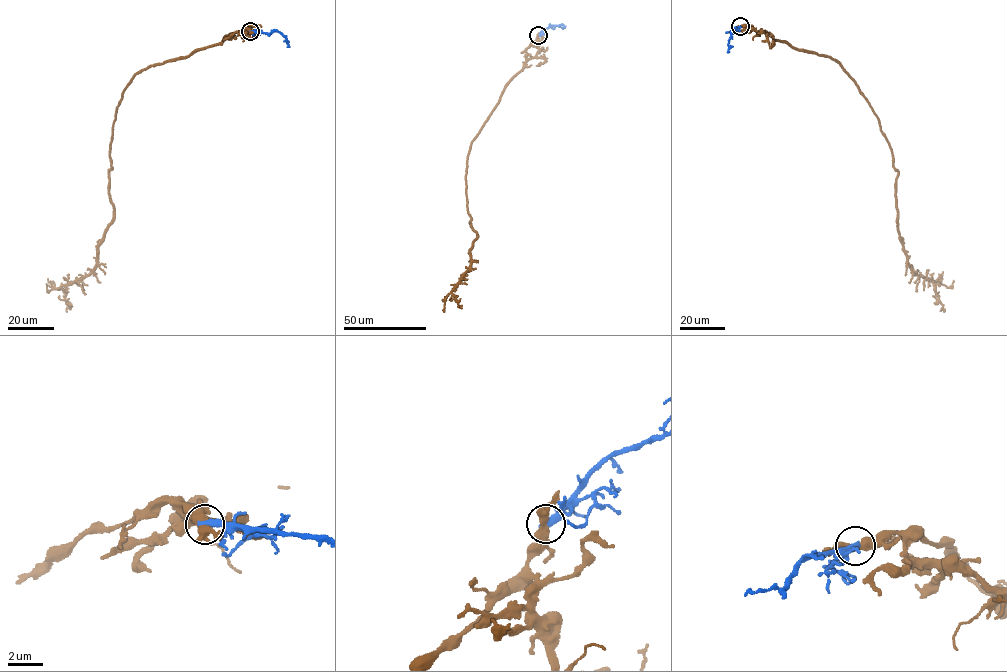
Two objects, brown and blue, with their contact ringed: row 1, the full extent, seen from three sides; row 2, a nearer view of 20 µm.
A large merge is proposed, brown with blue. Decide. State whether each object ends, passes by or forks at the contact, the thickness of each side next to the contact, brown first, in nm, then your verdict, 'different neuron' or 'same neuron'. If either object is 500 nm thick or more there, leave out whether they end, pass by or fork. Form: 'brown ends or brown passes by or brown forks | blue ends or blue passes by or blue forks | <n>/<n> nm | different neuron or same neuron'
brown passes by | blue ends | 480/440 nm | different neuron

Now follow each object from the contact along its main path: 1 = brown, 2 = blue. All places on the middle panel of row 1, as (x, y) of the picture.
1: (537, 35), (538, 52), (511, 79), (472, 142), (466, 191), (477, 238), (470, 266), (442, 310)
2: (537, 35), (553, 25), (562, 24), (564, 27)

